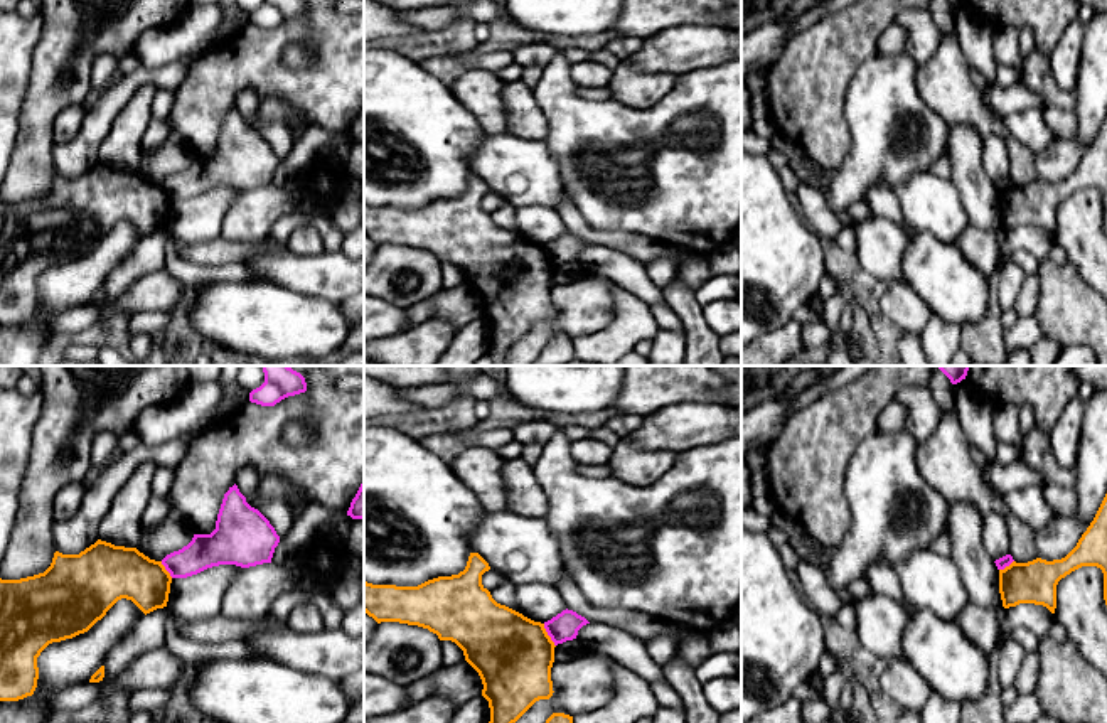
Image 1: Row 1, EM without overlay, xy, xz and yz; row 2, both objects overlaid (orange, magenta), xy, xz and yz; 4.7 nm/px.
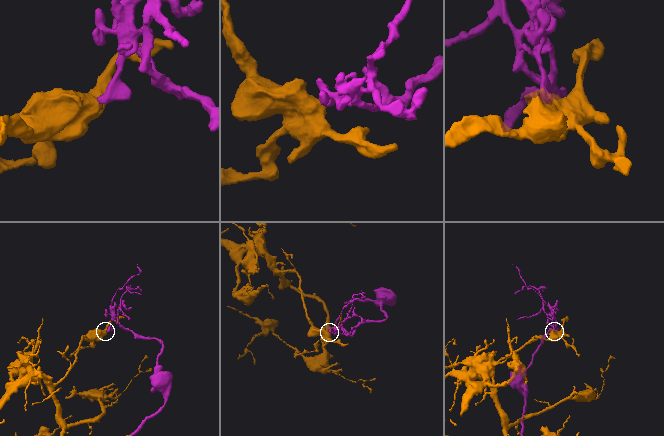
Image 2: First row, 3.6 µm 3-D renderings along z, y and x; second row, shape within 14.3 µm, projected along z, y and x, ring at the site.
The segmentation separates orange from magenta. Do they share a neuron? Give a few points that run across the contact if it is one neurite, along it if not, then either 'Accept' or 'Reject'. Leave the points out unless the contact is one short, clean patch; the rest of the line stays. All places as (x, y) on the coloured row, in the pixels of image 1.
Line: xz (543, 624), (555, 646). Reject

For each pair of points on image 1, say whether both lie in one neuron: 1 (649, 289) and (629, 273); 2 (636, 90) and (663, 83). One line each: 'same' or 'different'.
1: same
2: same

